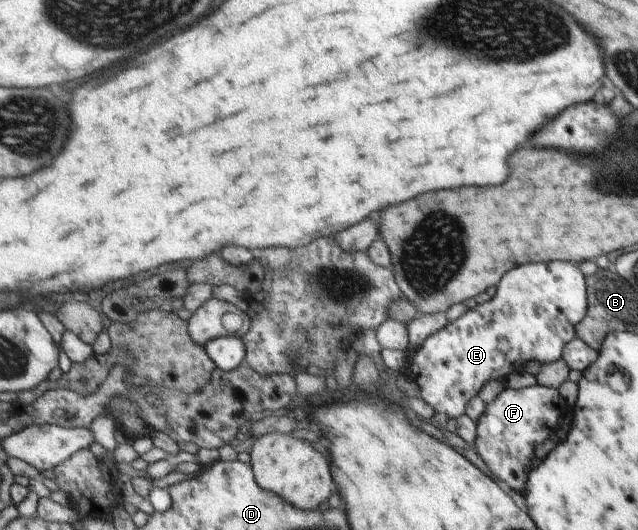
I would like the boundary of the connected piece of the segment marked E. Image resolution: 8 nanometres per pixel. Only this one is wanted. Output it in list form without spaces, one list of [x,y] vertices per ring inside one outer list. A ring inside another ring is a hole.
[[[556,261],[556,263],[530,263],[530,265],[522,265],[516,267],[514,271],[510,271],[510,275],[506,275],[506,279],[502,279],[502,283],[498,286],[496,295],[484,304],[478,304],[475,308],[468,310],[456,321],[448,323],[443,329],[435,332],[427,337],[426,345],[440,345],[440,359],[448,361],[448,365],[452,367],[452,415],[449,418],[460,418],[473,398],[478,396],[478,392],[482,389],[485,383],[497,379],[503,381],[507,375],[512,372],[525,371],[524,368],[528,361],[540,361],[543,364],[549,364],[558,361],[562,358],[565,346],[572,342],[577,337],[575,332],[576,324],[584,319],[588,303],[586,303],[586,282],[582,271],[574,265],[574,263],[564,263],[564,261]]]

